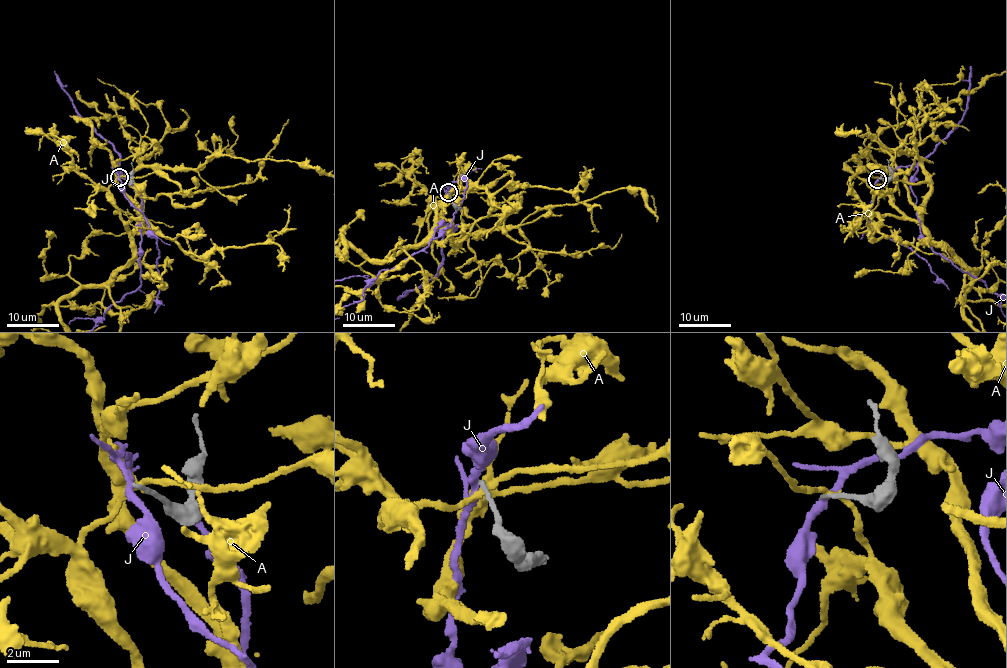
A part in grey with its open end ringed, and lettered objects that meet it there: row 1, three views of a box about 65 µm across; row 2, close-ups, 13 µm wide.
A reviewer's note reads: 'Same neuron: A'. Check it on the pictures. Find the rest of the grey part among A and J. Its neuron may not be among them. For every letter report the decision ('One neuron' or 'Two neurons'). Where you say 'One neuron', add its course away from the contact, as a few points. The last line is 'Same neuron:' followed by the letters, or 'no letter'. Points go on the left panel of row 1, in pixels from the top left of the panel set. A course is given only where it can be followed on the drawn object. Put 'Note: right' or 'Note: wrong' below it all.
A: Two neurons
J: Two neurons
Same neuron: no letter
Note: wrong

